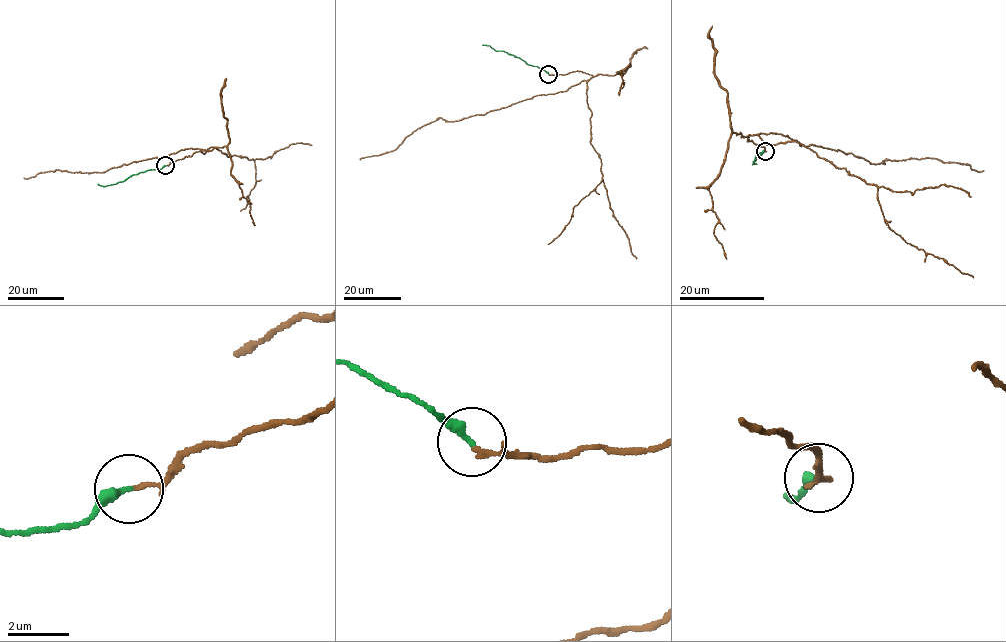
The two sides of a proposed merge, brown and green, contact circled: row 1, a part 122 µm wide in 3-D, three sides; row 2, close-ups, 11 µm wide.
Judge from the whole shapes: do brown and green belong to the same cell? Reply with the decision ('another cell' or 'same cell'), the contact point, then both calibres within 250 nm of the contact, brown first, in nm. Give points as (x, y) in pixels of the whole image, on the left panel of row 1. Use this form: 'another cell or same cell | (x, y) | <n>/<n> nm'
same cell | (165, 165) | 100/320 nm

